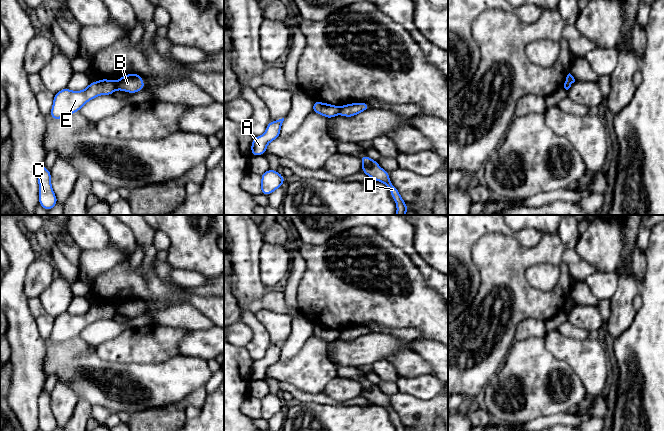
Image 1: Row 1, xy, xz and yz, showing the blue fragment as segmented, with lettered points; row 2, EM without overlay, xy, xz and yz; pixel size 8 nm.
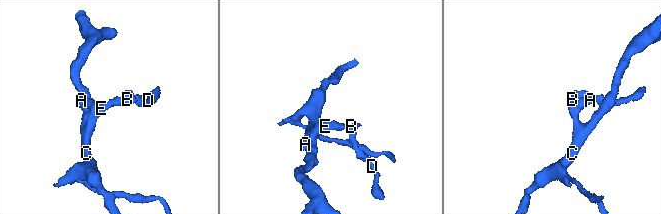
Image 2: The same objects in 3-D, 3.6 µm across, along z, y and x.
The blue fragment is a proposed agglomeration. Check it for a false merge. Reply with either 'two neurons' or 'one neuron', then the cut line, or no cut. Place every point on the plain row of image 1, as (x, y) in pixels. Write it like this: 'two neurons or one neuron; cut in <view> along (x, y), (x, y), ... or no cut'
one neuron; no cut

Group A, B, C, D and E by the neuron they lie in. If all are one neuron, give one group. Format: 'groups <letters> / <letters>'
groups A B C D E

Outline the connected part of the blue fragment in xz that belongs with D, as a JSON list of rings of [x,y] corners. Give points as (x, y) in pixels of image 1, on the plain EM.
[[[367,379],[361,380],[360,384],[362,386],[361,396],[365,397],[373,404],[384,407],[389,412],[391,420],[397,431],[408,431],[408,429],[403,425],[397,412],[391,407],[388,395],[380,392],[378,386],[371,383]]]

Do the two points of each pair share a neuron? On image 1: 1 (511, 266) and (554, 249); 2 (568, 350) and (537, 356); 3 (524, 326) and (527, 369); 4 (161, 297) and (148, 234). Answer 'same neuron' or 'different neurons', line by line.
1: same neuron
2: different neurons
3: different neurons
4: same neuron

